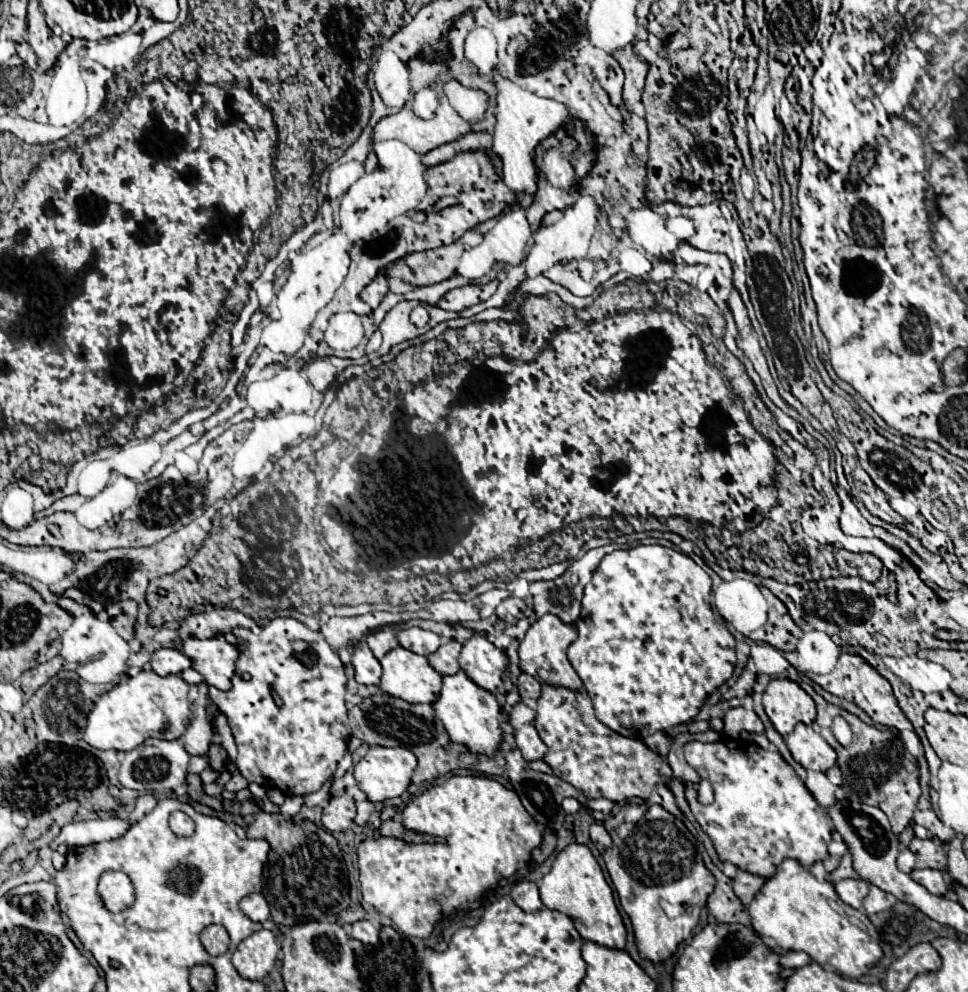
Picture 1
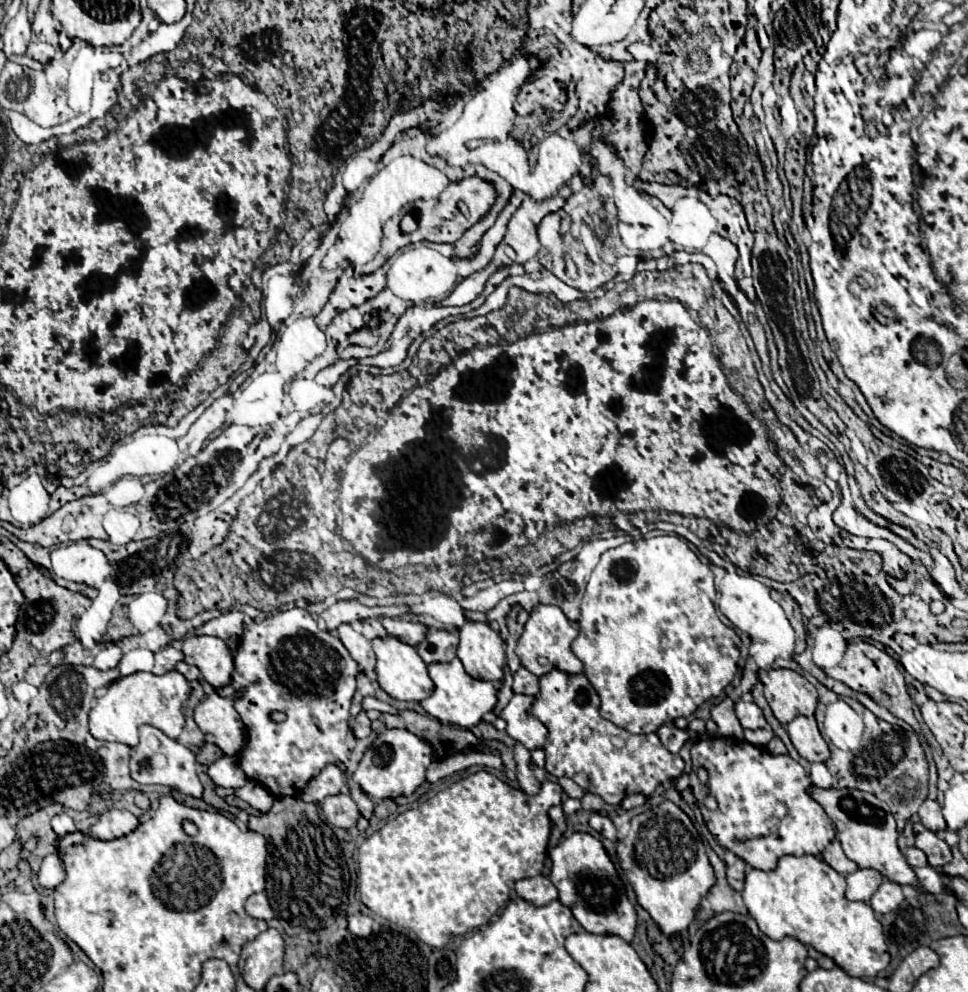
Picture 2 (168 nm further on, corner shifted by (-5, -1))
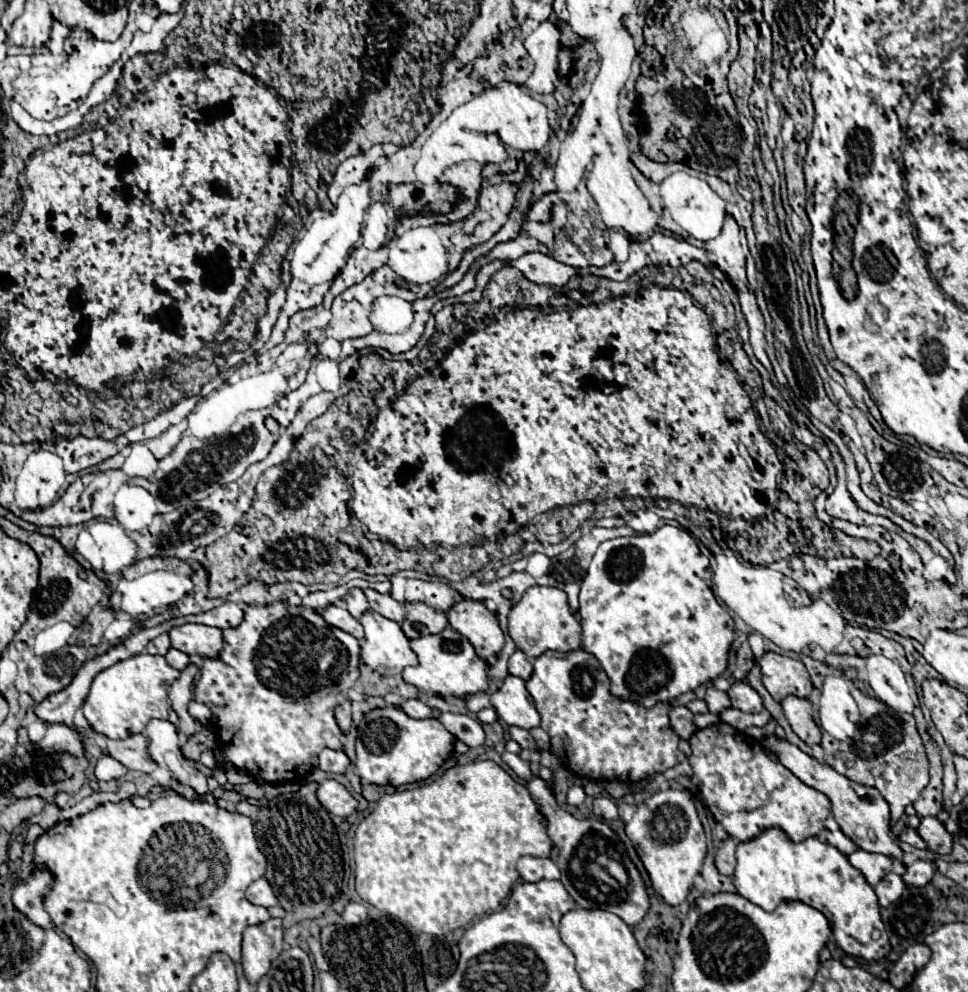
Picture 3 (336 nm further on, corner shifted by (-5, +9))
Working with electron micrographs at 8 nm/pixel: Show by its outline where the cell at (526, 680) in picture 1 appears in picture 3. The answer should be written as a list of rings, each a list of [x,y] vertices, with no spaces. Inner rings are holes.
[[[519,649],[513,653],[513,657],[509,659],[509,673],[515,675],[515,677],[521,677],[521,679],[529,679],[531,673],[533,673],[533,665],[531,661],[525,657],[525,653],[521,653]]]

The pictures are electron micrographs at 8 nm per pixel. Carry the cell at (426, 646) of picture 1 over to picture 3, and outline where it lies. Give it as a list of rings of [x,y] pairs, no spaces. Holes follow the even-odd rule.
[[[365,589],[363,593],[365,593],[365,597],[369,601],[369,607],[373,611],[377,611],[383,617],[387,617],[391,621],[397,621],[397,623],[401,623],[405,619],[405,607],[399,601],[395,601],[391,595],[381,595],[375,589]]]

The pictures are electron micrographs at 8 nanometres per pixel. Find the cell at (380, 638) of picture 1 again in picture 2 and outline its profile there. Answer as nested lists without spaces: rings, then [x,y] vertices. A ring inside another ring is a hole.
[[[365,619],[365,621],[361,621],[359,625],[357,625],[357,629],[369,639],[369,641],[373,641],[373,639],[377,639],[377,637],[381,637],[381,639],[385,639],[389,633],[385,631],[385,627],[381,627],[381,623],[377,621],[377,619]]]

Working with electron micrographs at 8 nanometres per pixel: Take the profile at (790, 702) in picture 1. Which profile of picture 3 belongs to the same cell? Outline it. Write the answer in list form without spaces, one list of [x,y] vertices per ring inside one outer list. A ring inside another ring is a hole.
[[[767,651],[761,657],[759,667],[763,673],[763,685],[773,695],[775,701],[781,701],[787,695],[809,697],[813,685],[801,661]]]

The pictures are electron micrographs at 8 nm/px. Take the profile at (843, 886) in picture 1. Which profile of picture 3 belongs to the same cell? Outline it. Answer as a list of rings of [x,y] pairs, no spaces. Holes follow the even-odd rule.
[[[857,849],[855,853],[851,853],[849,861],[851,861],[853,867],[863,871],[869,885],[875,885],[879,879],[883,879],[893,869],[891,857],[885,857],[885,855],[879,855],[879,853],[869,853],[869,851],[863,851],[863,849]]]

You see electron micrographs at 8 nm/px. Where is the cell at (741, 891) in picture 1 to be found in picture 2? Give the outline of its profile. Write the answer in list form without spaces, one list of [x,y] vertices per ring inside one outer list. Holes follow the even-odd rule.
[[[737,859],[731,867],[727,867],[727,881],[735,891],[743,891],[743,881],[749,871],[749,865],[743,859]]]

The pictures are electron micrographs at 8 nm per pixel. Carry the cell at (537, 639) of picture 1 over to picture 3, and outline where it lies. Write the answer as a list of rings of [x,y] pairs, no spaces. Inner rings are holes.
[[[533,585],[529,587],[521,601],[513,605],[509,611],[509,635],[515,641],[515,645],[529,657],[535,659],[547,649],[553,651],[573,651],[581,647],[581,625],[575,619],[569,603],[567,603],[567,593],[557,587],[541,587]]]

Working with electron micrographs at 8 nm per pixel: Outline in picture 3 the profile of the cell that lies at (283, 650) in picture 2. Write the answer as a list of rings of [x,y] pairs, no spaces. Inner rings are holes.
[[[273,603],[273,605],[247,605],[245,609],[245,617],[241,621],[241,625],[237,627],[229,627],[223,629],[223,649],[217,657],[205,657],[203,659],[203,669],[201,669],[201,677],[195,685],[195,701],[207,705],[213,713],[213,729],[217,731],[217,745],[221,749],[221,753],[225,755],[225,759],[237,767],[239,771],[249,773],[253,779],[261,779],[265,783],[281,783],[281,781],[299,781],[301,777],[305,777],[309,771],[313,771],[317,767],[317,755],[321,753],[321,749],[331,747],[331,749],[341,749],[343,747],[343,733],[335,721],[335,707],[339,703],[343,703],[347,699],[347,691],[353,687],[353,683],[359,679],[359,641],[337,629],[331,627],[317,611],[297,605],[283,605],[283,603]]]

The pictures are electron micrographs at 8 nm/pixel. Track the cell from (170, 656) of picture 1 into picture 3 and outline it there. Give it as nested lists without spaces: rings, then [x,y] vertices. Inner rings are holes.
[[[163,633],[163,635],[155,637],[153,641],[149,641],[149,645],[147,645],[147,653],[151,653],[151,655],[165,655],[169,647],[171,647],[171,643],[169,643],[169,635]]]

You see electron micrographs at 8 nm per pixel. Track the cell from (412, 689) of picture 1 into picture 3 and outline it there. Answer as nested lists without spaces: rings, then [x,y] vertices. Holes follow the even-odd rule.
[[[365,611],[359,623],[365,629],[361,659],[373,671],[381,675],[399,675],[407,665],[417,665],[417,655],[409,647],[409,639],[399,623],[375,611]]]

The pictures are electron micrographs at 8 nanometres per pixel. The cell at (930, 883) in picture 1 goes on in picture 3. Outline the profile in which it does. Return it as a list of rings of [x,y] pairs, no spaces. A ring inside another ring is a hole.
[[[917,859],[917,861],[913,861],[911,865],[905,867],[903,881],[905,881],[909,887],[921,887],[921,885],[927,885],[927,883],[931,881],[933,873],[935,873],[933,861]]]

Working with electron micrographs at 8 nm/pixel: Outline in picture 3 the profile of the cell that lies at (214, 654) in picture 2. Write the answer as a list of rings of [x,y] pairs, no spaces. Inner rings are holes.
[[[185,623],[181,627],[173,627],[169,631],[171,647],[191,655],[199,653],[201,657],[217,657],[223,647],[221,629],[197,625],[197,623]]]

